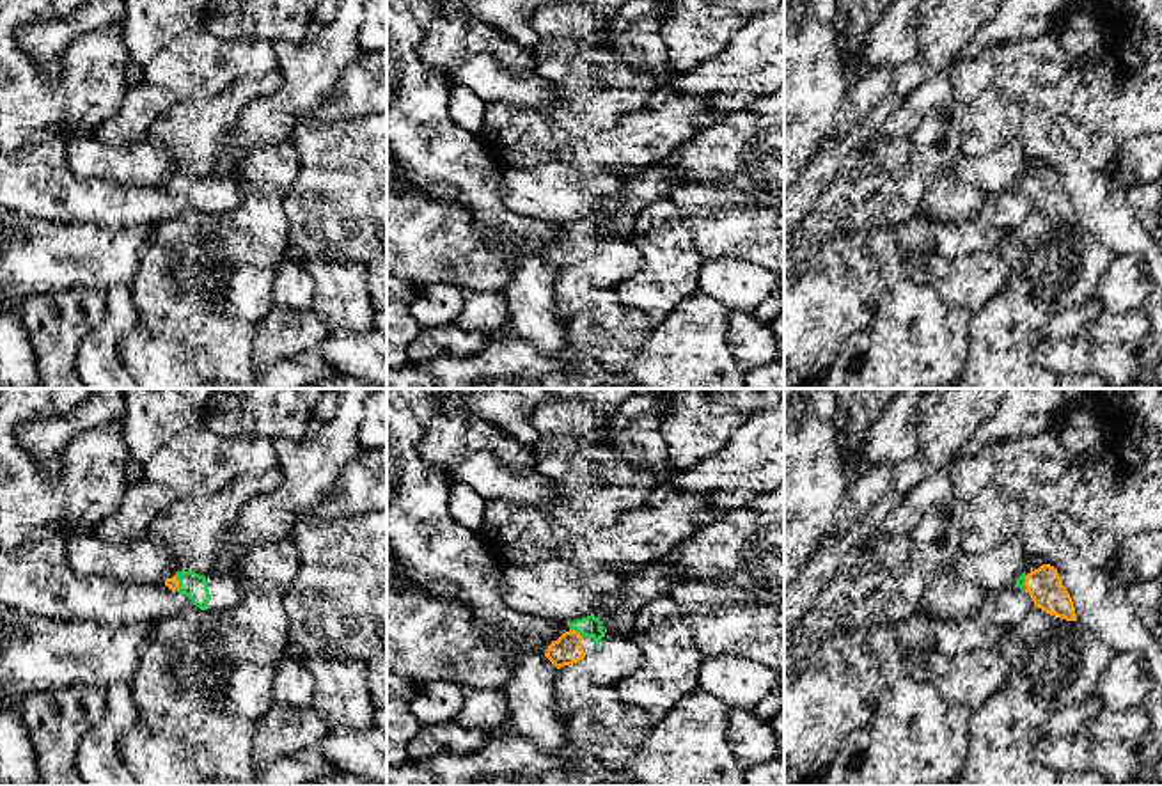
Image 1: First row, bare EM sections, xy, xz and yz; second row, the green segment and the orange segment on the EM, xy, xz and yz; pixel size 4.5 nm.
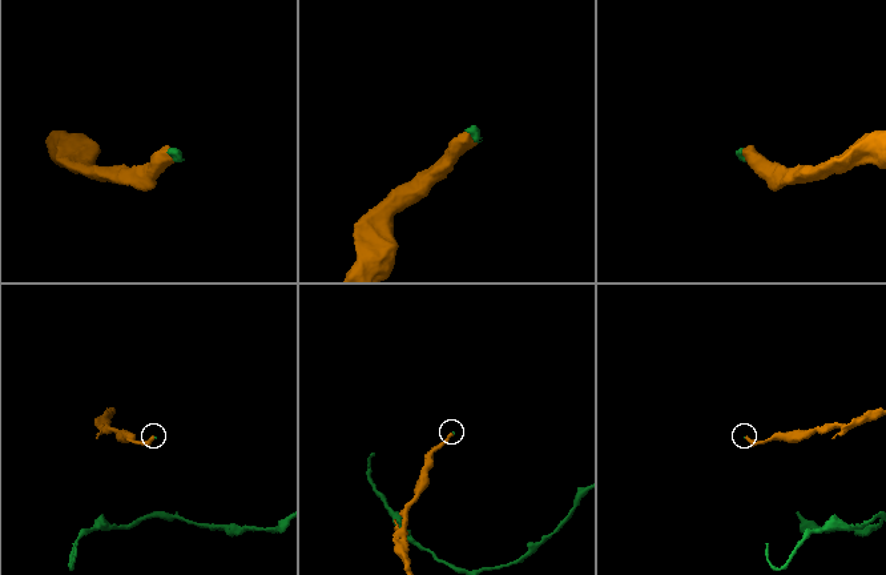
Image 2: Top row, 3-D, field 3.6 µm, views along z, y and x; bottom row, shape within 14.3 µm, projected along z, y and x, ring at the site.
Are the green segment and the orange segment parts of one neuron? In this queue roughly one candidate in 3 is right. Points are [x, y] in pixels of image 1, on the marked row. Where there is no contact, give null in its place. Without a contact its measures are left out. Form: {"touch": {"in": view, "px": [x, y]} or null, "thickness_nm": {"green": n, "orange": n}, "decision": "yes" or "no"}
{"touch": {"in": "xz", "px": [577, 630]}, "thickness_nm": {"green": 100, "orange": 140}, "decision": "yes"}

